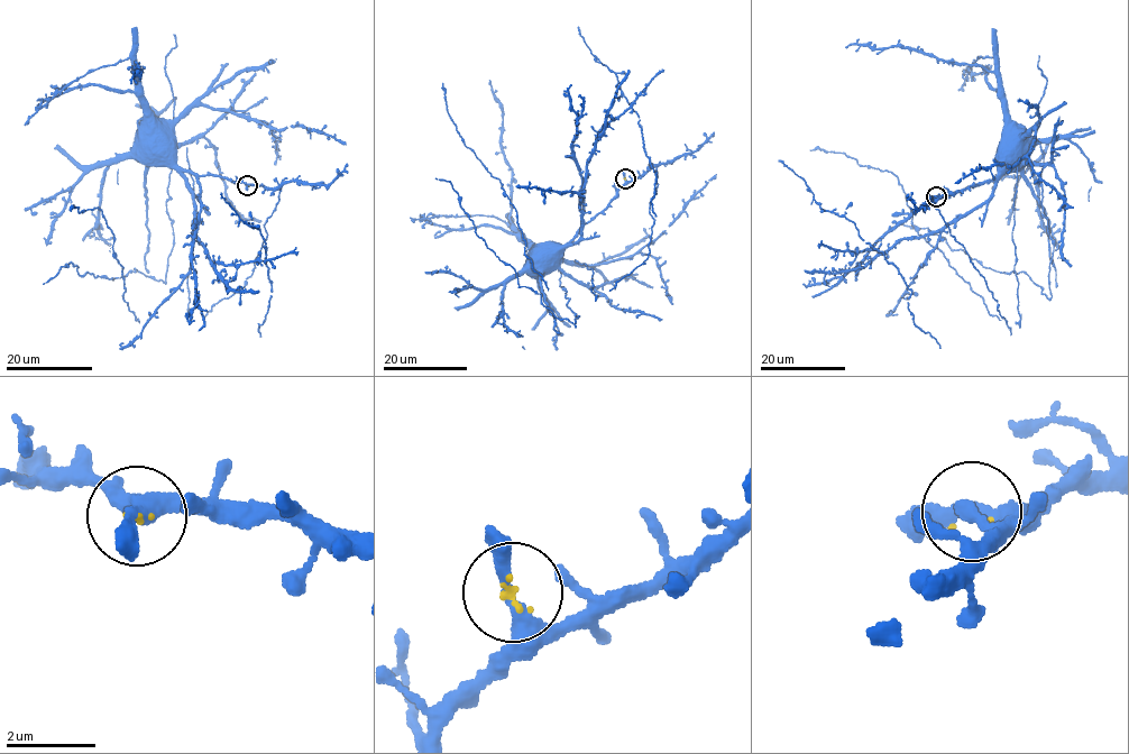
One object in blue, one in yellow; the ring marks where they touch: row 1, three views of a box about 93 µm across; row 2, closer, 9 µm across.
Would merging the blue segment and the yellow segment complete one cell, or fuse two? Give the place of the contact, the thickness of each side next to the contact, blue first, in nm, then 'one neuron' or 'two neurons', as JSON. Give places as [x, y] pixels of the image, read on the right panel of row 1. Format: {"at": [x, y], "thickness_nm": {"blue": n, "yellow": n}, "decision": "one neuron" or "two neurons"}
{"at": [936, 196], "thickness_nm": {"blue": 320, "yellow": 100}, "decision": "one neuron"}

